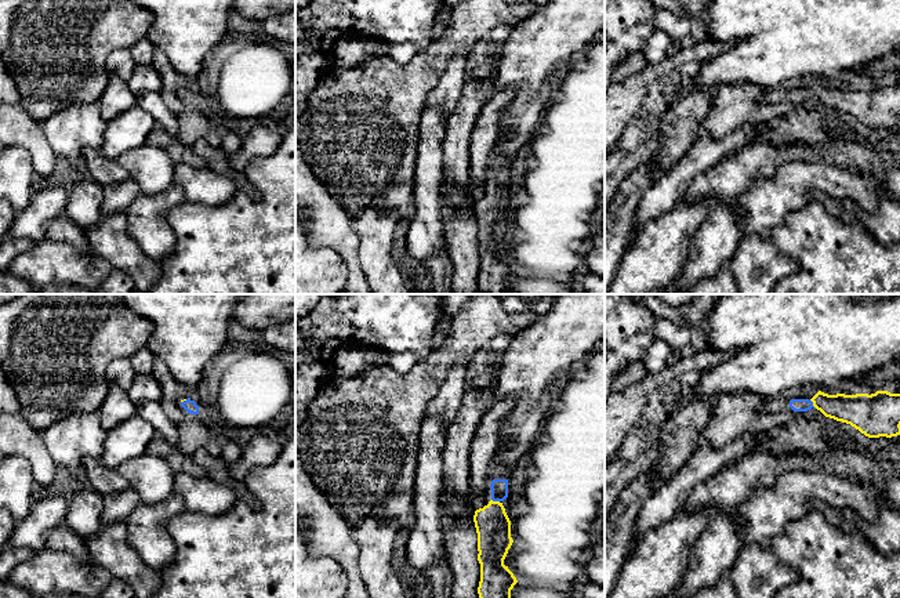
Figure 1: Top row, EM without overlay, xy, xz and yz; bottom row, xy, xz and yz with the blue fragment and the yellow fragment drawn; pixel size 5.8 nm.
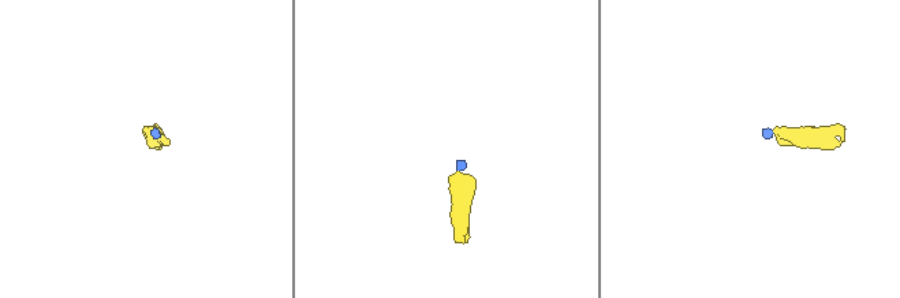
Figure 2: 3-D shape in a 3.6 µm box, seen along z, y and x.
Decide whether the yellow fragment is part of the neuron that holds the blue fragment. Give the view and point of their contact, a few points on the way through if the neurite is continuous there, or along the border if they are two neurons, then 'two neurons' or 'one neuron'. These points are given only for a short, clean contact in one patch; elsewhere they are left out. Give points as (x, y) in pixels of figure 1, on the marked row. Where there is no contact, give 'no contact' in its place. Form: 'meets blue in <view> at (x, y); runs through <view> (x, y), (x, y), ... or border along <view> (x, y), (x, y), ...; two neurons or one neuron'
meets blue in xz at (496, 500); runs through xz (499, 488), (496, 500), (493, 526); one neuron

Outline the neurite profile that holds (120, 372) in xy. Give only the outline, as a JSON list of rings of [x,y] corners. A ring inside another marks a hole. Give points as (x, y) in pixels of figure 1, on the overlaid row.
[[[115,359],[106,366],[105,378],[123,391],[128,391],[135,378],[135,370],[130,359]]]

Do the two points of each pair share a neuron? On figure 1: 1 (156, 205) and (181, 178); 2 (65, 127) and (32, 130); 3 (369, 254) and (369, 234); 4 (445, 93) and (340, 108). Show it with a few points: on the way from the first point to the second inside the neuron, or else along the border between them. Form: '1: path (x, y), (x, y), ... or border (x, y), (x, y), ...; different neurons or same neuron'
1: border (174, 184), (181, 189), (185, 199); different neurons
2: border (40, 123), (57, 156); different neurons
3: path (369, 249), (369, 239); same neuron
4: border (446, 68), (439, 83), (427, 97), (424, 107); different neurons

